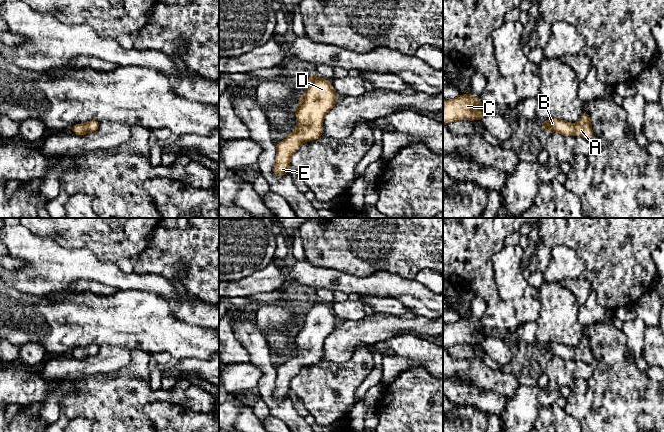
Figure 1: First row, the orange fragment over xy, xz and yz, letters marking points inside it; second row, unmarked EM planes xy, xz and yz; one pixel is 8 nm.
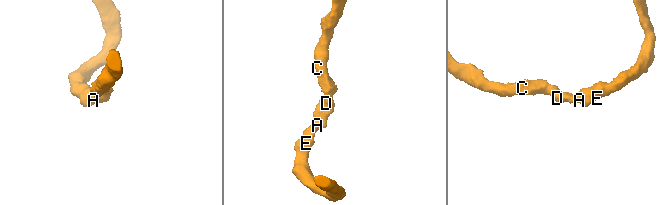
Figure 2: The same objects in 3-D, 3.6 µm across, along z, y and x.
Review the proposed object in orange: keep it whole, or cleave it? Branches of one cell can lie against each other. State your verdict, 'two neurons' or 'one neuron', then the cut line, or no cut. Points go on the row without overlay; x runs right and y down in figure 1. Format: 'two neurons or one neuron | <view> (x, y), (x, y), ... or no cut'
one neuron | no cut

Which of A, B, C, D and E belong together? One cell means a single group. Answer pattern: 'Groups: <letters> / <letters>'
Groups: A B C D E

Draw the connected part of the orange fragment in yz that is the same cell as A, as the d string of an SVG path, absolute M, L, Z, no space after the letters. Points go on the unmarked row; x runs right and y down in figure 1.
M586 336L582 338L580 344L575 348L557 342L551 342L546 345L540 346L540 349L548 357L558 356L562 358L565 362L575 359L584 361L588 364L592 364L593 360L590 340Z

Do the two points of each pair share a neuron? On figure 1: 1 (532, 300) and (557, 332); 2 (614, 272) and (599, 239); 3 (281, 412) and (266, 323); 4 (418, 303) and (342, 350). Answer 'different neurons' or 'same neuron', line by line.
1: different neurons
2: same neuron
3: different neurons
4: different neurons

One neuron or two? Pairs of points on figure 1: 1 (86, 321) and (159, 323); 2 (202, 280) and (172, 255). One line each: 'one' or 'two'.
1: one
2: one

